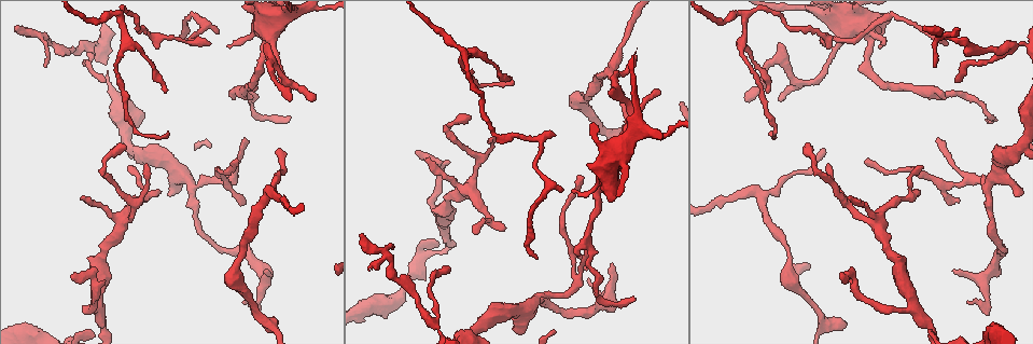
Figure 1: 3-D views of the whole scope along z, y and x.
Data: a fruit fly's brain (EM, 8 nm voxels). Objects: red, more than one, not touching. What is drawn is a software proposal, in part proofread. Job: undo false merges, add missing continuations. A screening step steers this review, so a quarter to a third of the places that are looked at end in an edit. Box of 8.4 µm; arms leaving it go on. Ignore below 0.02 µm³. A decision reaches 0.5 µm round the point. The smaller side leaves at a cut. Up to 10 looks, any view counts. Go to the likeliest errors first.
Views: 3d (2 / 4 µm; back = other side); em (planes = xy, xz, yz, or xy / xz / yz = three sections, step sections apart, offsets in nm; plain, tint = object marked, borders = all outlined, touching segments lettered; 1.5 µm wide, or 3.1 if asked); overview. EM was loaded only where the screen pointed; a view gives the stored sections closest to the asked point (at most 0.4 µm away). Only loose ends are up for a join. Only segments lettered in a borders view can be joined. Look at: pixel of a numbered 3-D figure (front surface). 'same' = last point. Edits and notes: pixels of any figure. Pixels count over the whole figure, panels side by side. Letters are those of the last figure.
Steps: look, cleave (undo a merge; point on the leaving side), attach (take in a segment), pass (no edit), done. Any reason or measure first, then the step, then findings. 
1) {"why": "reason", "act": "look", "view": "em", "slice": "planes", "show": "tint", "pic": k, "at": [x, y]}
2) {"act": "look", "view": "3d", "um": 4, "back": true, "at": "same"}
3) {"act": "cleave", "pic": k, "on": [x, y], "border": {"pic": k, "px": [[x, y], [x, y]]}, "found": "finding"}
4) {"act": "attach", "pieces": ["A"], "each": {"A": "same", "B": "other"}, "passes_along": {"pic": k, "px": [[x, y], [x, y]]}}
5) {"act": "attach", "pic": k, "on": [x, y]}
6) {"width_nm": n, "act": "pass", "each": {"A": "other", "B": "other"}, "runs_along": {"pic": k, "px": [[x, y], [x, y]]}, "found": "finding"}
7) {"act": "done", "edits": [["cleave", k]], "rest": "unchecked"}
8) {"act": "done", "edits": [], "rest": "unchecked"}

{"why": "long arm stops here", "act": "look", "view": "em", "slice": "planes", "show": "plain", "pic": 1, "at": [768, 133]}

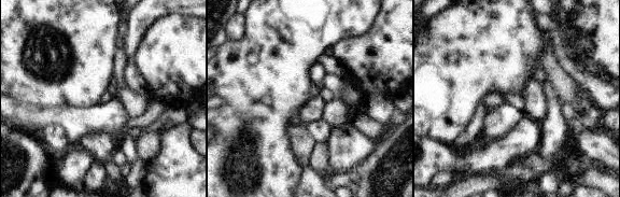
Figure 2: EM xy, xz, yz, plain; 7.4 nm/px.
{"act": "look", "view": "em", "slice": "planes", "show": "borders", "at": "same"}

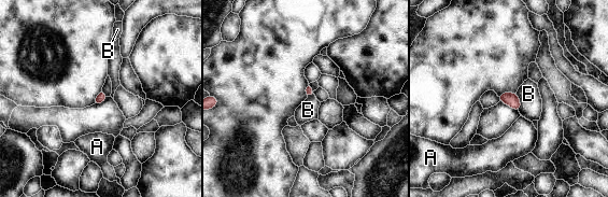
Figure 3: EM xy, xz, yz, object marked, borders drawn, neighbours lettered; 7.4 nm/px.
{"act": "pass", "each": {"A": "other", "B": "other"}, "border": {"pic": 3, "px": [[515, 94], [520, 101], [519, 110]]}, "found": "none of them fits"}

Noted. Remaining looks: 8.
{"why": "free end", "act": "look", "view": "em", "slice": "planes", "show": "tint", "pic": 1, "at": [843, 272]}

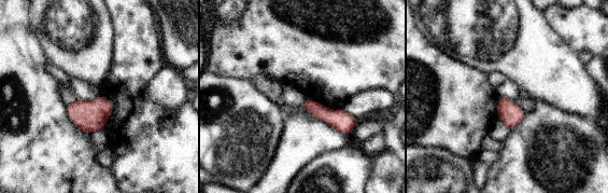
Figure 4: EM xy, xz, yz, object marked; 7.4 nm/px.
{"act": "look", "view": "em", "slice": "planes", "show": "borders", "at": "same"}

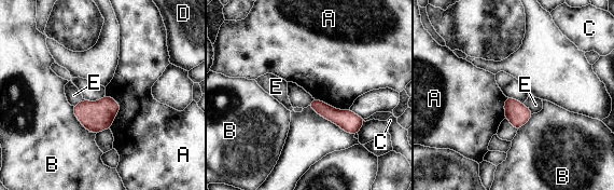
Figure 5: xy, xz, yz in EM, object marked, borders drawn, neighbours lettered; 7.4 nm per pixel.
{"width_nm": 100, "act": "pass", "each": {"A": "other", "B": "other", "C": "other", "D": "other", "E": "other"}, "border": {"pic": 5, "px": [[105, 95], [120, 106], [109, 129]]}, "found": "no lettered segment goes on from it"}

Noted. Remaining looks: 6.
{"why": "branch stops here", "act": "look", "view": "3d", "um": 4, "pic": 1, "at": [779, 44]}

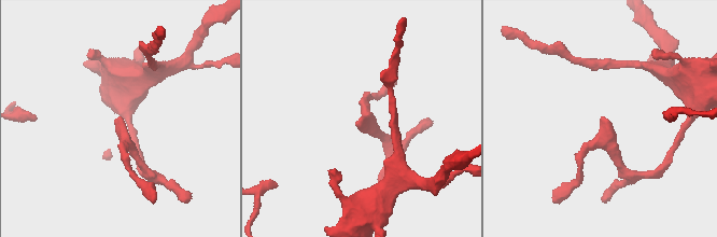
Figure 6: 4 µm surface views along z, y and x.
{"act": "look", "view": "em", "slice": "yz", "step": 8, "show": "tint", "pic": 6, "at": [361, 120]}

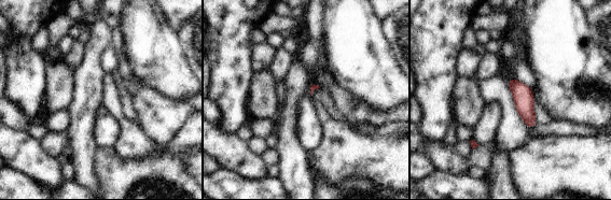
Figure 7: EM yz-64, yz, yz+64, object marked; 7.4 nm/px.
{"act": "look", "view": "em", "slice": "planes", "show": "borders", "at": "same"}

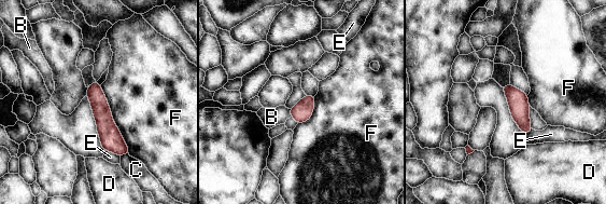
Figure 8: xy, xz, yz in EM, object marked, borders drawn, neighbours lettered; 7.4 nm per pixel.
{"act": "pass", "each": {"B": "other", "C": "other", "D": "other", "E": "other", "F": "other"}, "runs_along": {"pic": 8, "px": [[94, 85], [106, 127], [126, 151]]}, "found": "no lettered segment goes on from it"}

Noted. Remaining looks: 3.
{"why": "free end", "act": "look", "view": "em", "slice": "planes", "show": "borders", "pic": 1, "at": [588, 279]}

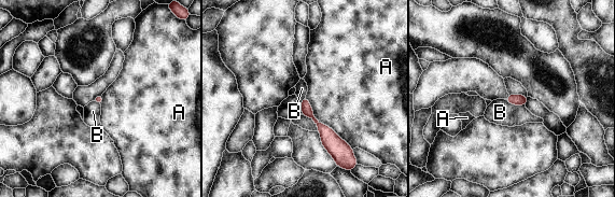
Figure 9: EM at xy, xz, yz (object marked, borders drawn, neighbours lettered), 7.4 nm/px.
{"longest_contact_nm": ["A", 550], "act": "pass", "each": {"A": "other", "B": "other"}, "found": "none of them fits"}

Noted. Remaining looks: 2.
{"act": "done", "edits": [], "rest": "unchecked"}

